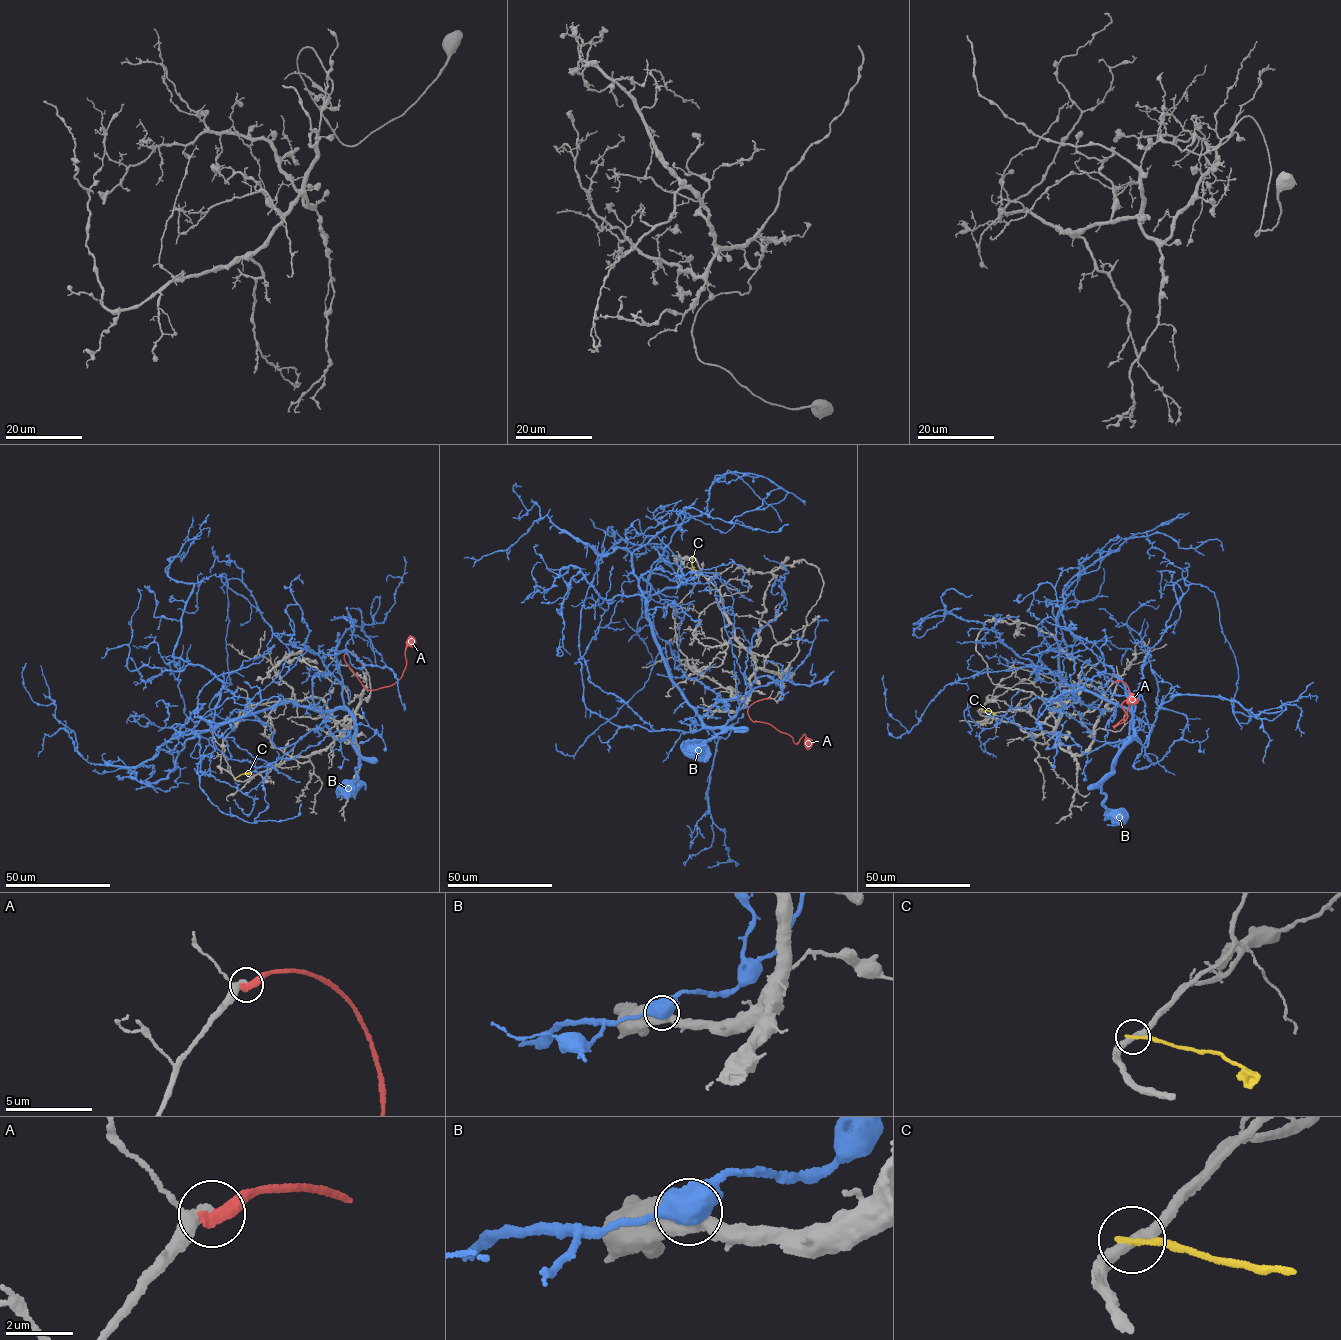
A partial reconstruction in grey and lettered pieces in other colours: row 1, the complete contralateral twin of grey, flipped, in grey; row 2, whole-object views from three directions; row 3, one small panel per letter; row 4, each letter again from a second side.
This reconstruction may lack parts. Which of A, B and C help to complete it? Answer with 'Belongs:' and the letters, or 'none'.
Belongs: none

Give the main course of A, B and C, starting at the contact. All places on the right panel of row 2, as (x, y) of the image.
A: (1114, 682), (1126, 684), (1130, 698), (1125, 715), (1114, 728), (1127, 717), (1121, 704), (1132, 696), (1135, 698)
B: (1083, 753), (1134, 734), (1135, 723), (1062, 679), (1064, 585), (1135, 537), (1195, 549), (1217, 539), (1222, 550)
C: (980, 708), (994, 714)

